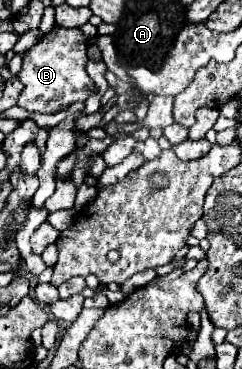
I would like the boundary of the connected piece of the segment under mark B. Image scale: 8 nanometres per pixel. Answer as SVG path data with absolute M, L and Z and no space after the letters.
M55 25L49 33L45 33L37 45L23 53L23 69L17 77L25 87L17 101L19 107L27 111L55 113L75 101L85 103L95 91L95 83L85 71L85 65L89 63L87 47L89 39L83 35L81 27Z

